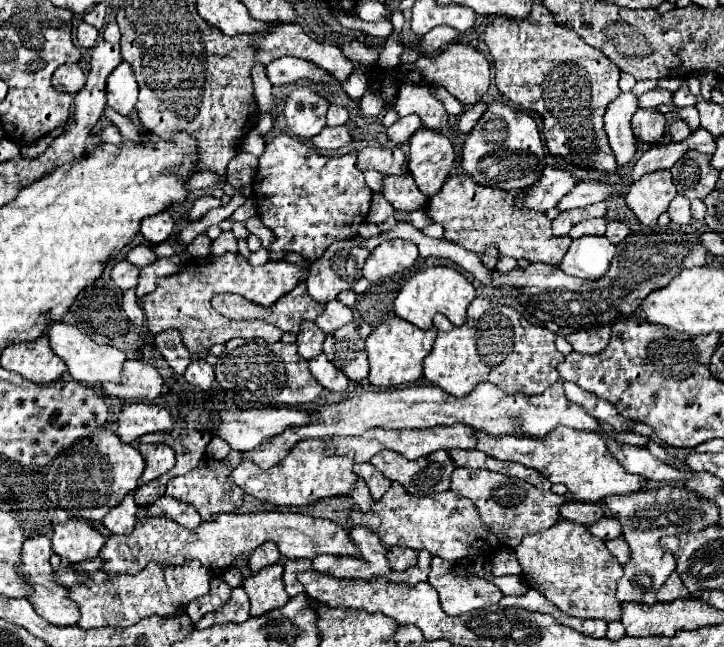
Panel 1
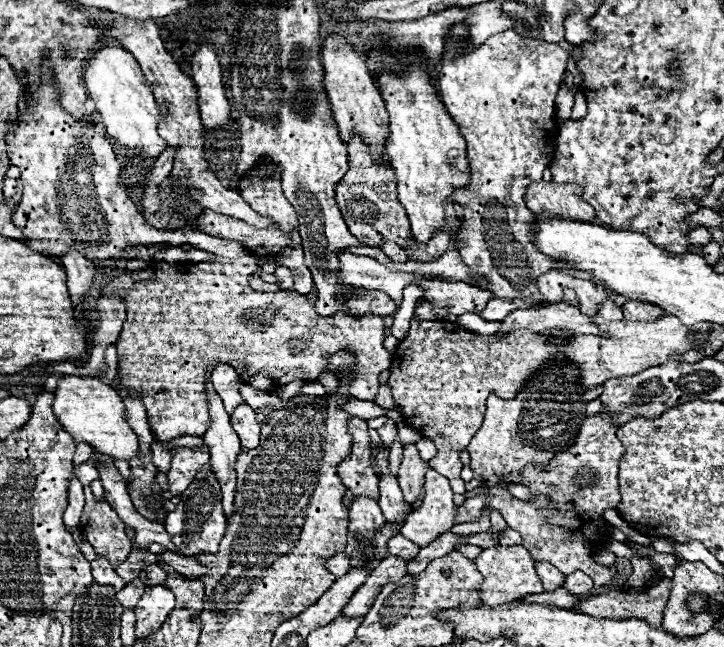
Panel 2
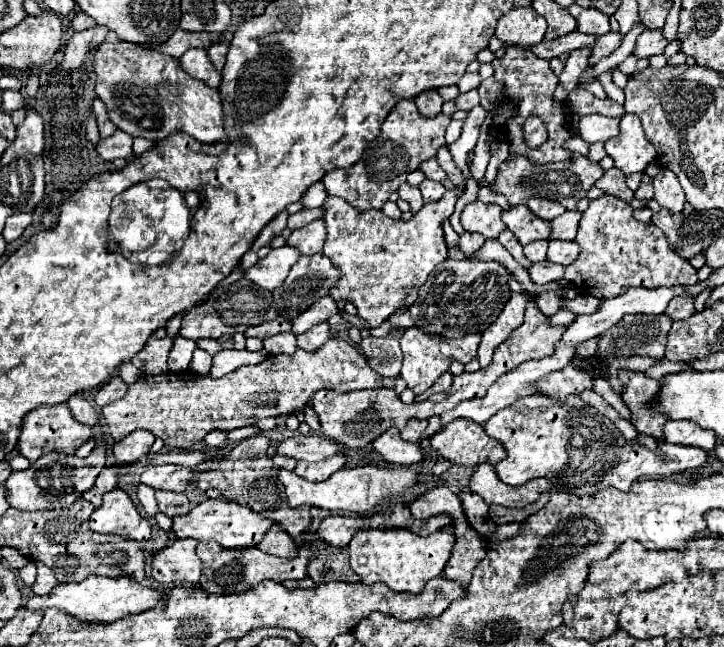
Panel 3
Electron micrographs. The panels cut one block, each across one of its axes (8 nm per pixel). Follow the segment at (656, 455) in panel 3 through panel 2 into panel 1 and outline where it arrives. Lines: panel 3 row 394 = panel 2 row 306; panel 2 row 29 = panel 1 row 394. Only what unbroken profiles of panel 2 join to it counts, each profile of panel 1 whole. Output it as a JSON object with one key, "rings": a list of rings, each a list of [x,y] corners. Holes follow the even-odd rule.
{"rings":[[[474,298],[474,302],[468,306],[466,324],[454,326],[446,316],[436,314],[434,328],[438,330],[438,338],[436,338],[430,354],[424,358],[424,378],[430,380],[432,384],[440,386],[444,392],[450,392],[452,396],[466,396],[480,382],[492,382],[510,394],[516,394],[516,392],[542,394],[548,386],[552,386],[558,380],[556,366],[558,366],[558,362],[564,360],[564,354],[560,354],[554,348],[556,336],[550,330],[546,330],[544,326],[528,320],[522,312],[518,312],[512,306],[494,304],[484,298]]]}

